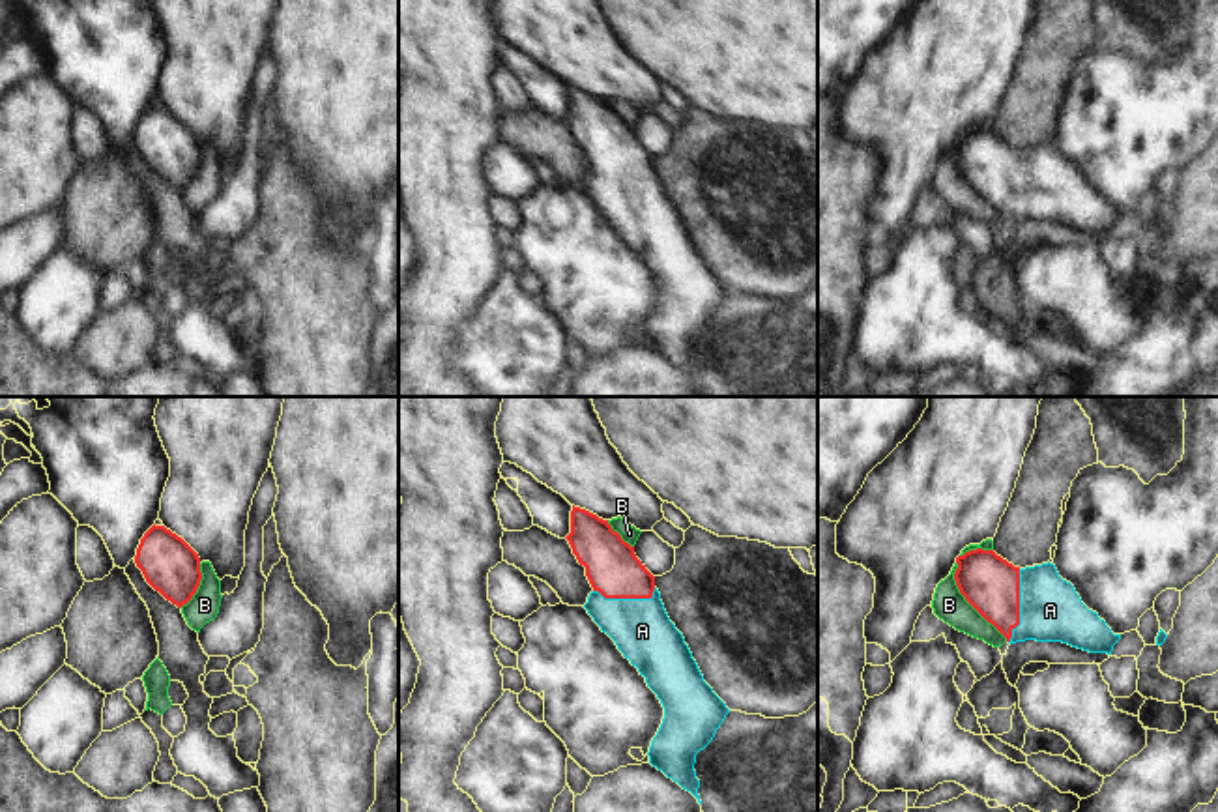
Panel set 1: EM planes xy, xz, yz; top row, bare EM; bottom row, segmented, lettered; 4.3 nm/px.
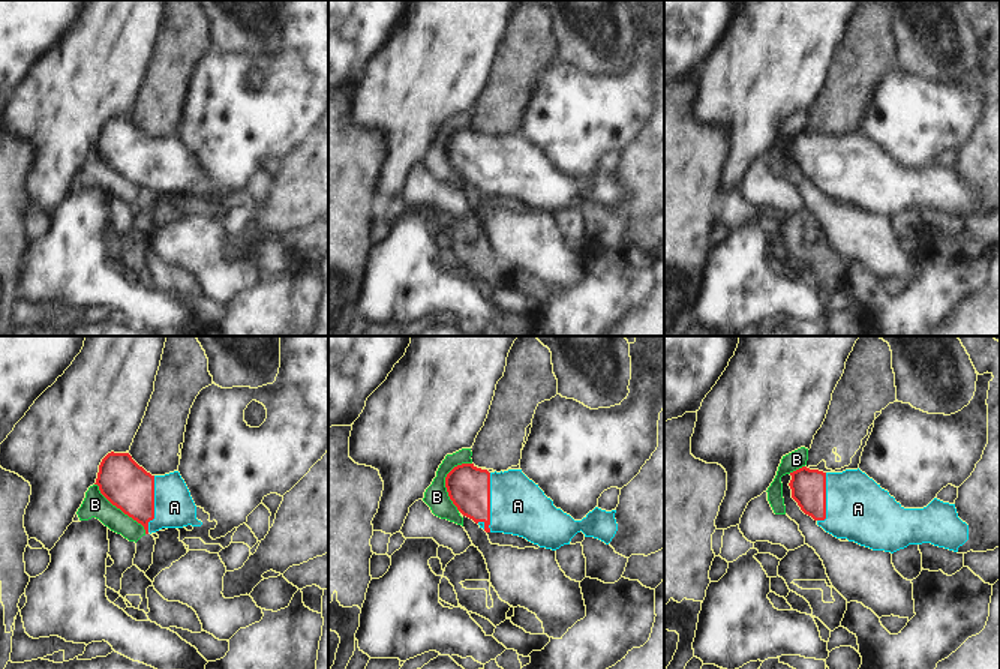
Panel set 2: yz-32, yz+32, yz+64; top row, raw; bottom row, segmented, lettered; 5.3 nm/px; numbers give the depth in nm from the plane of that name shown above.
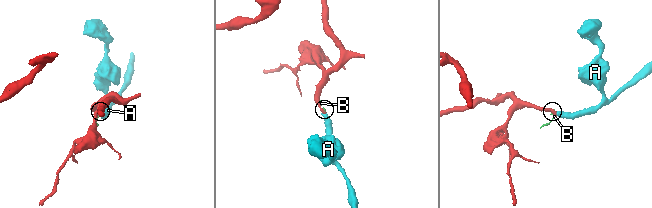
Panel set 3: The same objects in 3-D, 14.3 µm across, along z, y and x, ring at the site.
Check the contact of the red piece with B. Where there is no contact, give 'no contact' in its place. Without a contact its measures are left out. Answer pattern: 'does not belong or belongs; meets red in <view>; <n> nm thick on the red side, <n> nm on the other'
does not belong; meets red in yz; 240 nm thick on the red side, 140 nm on the other

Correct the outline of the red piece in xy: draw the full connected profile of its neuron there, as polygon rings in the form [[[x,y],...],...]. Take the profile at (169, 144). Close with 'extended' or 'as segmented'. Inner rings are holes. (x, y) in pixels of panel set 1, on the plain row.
[[[152,107],[135,137],[146,163],[167,181],[181,189],[196,174],[202,153],[198,135],[165,107]]] | as segmented

